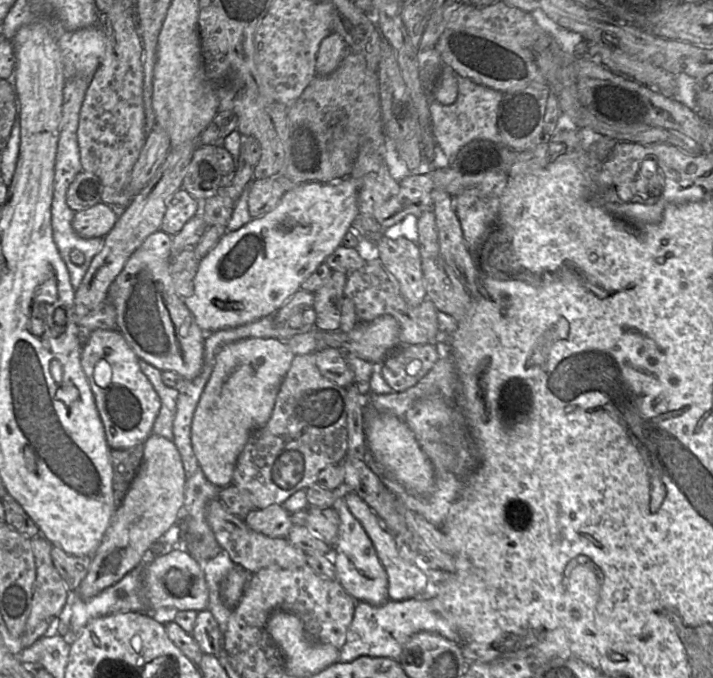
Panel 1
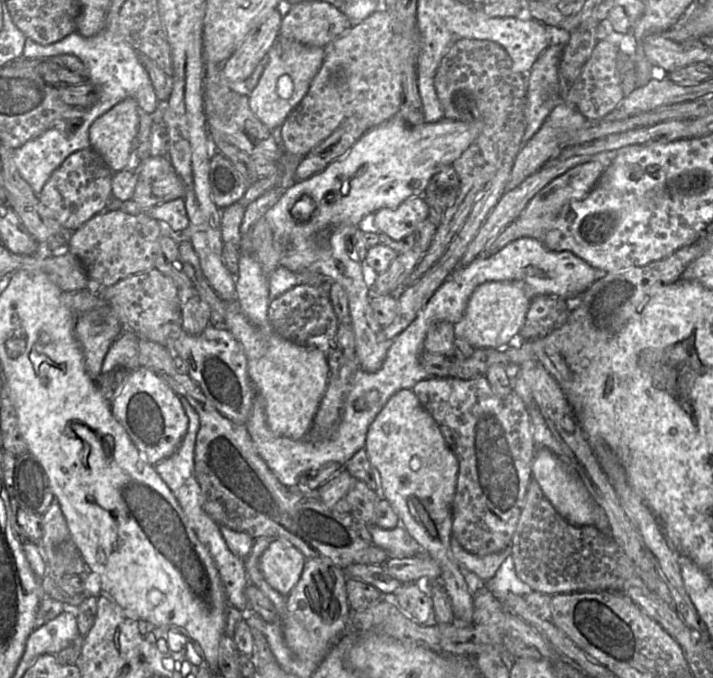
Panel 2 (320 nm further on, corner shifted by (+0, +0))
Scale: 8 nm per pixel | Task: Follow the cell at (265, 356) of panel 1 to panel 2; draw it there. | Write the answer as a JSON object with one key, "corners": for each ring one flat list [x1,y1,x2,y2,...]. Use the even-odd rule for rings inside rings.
{"corners":[[237,302,227,304,227,331,244,349,248,375,265,403,269,429,276,435,290,439,303,438,327,388,330,370,326,355,319,349,298,345,278,334,263,334,248,320]]}

